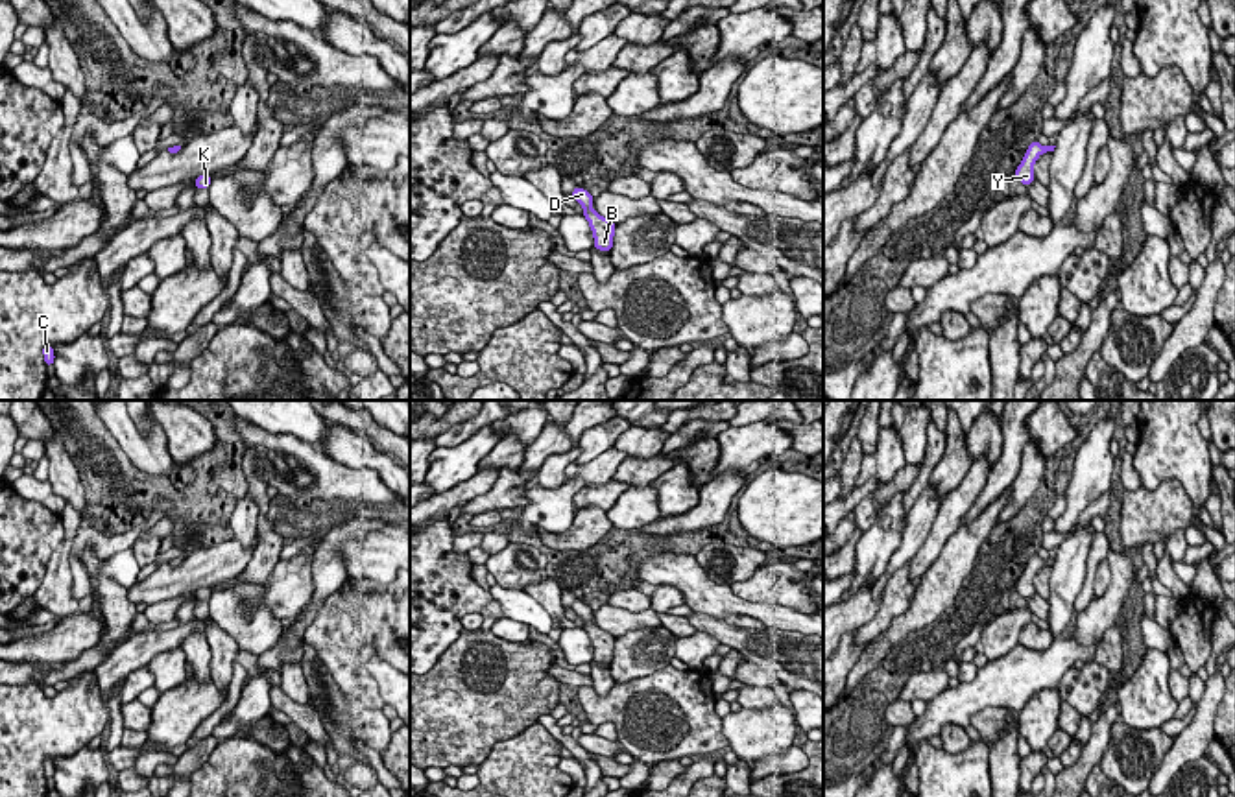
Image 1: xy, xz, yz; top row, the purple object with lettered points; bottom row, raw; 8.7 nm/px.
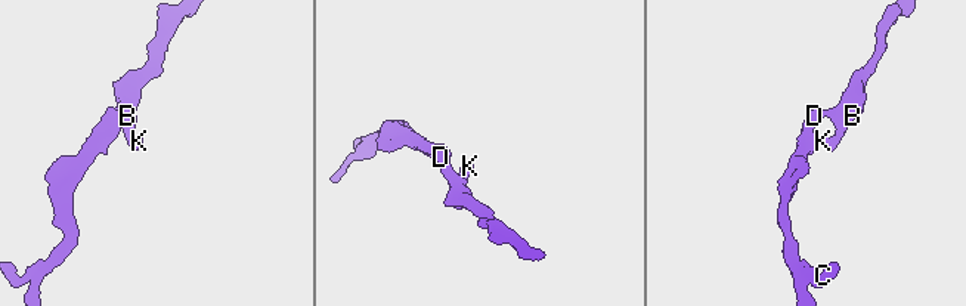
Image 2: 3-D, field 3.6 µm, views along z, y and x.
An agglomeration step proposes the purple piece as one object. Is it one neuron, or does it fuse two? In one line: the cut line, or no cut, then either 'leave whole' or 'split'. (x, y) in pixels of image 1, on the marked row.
no cut | leave whole

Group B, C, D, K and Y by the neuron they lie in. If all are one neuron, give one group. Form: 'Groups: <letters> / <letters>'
Groups: B C D K Y

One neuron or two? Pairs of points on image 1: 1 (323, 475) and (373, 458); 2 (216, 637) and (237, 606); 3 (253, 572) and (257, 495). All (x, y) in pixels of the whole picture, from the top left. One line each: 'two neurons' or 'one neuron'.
1: two neurons
2: two neurons
3: one neuron

